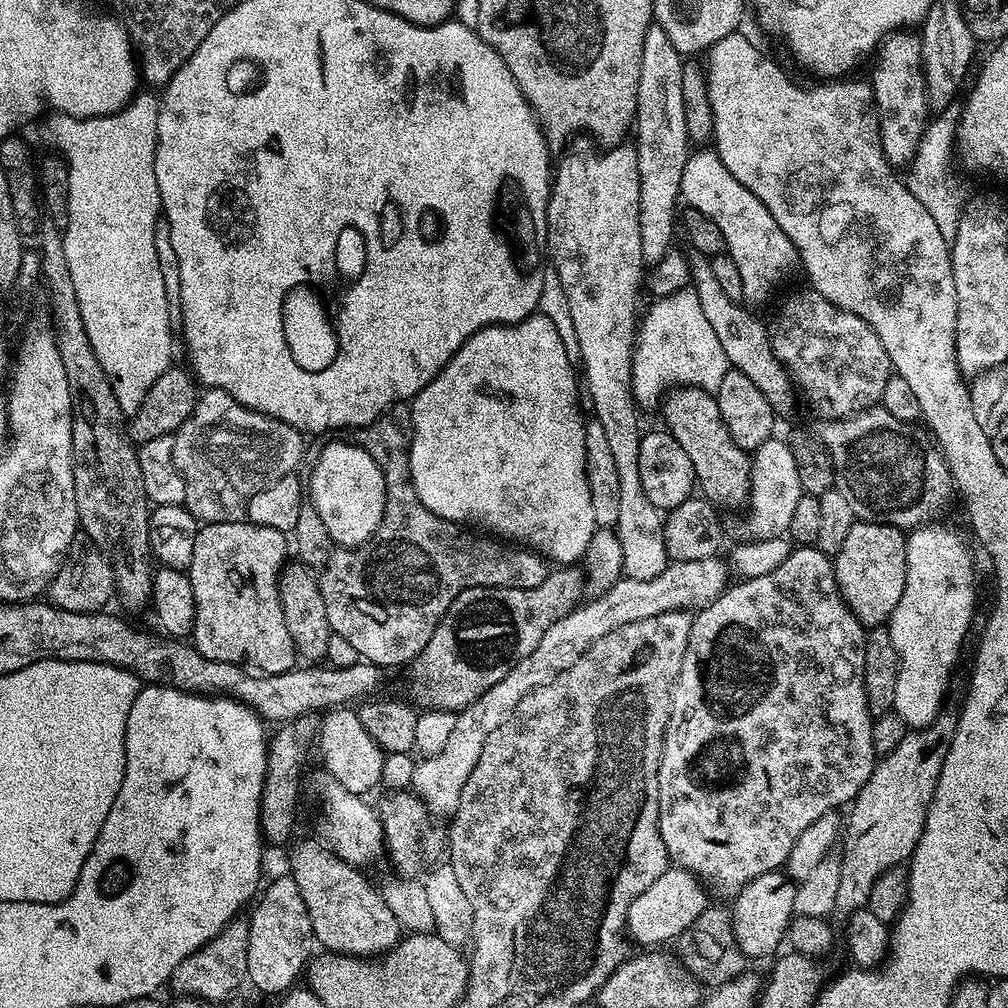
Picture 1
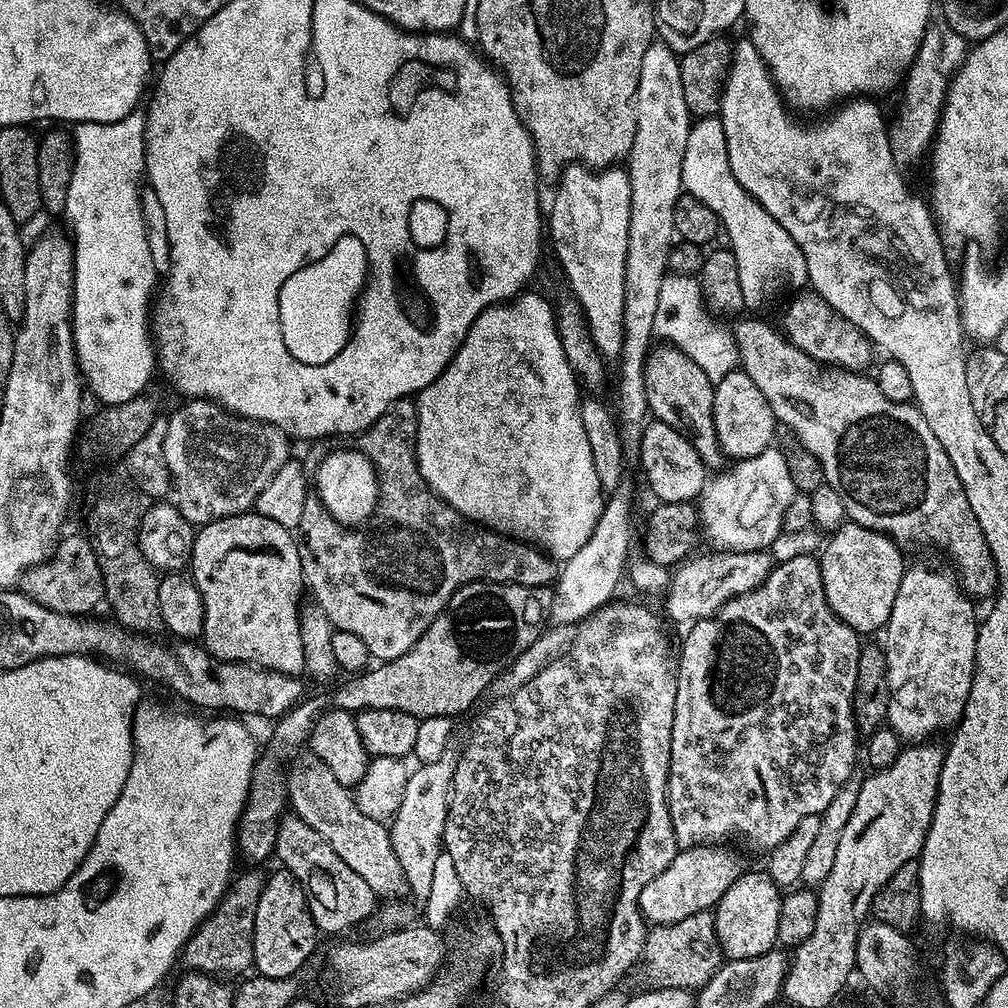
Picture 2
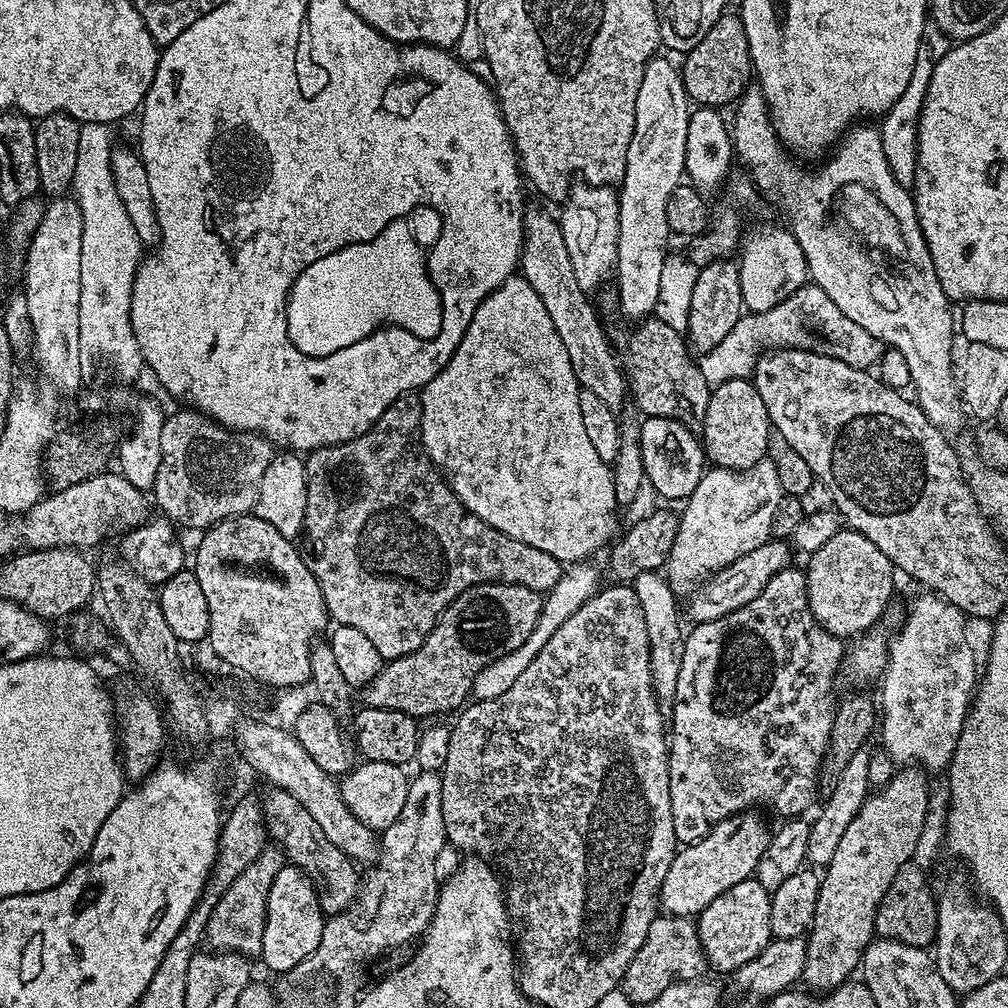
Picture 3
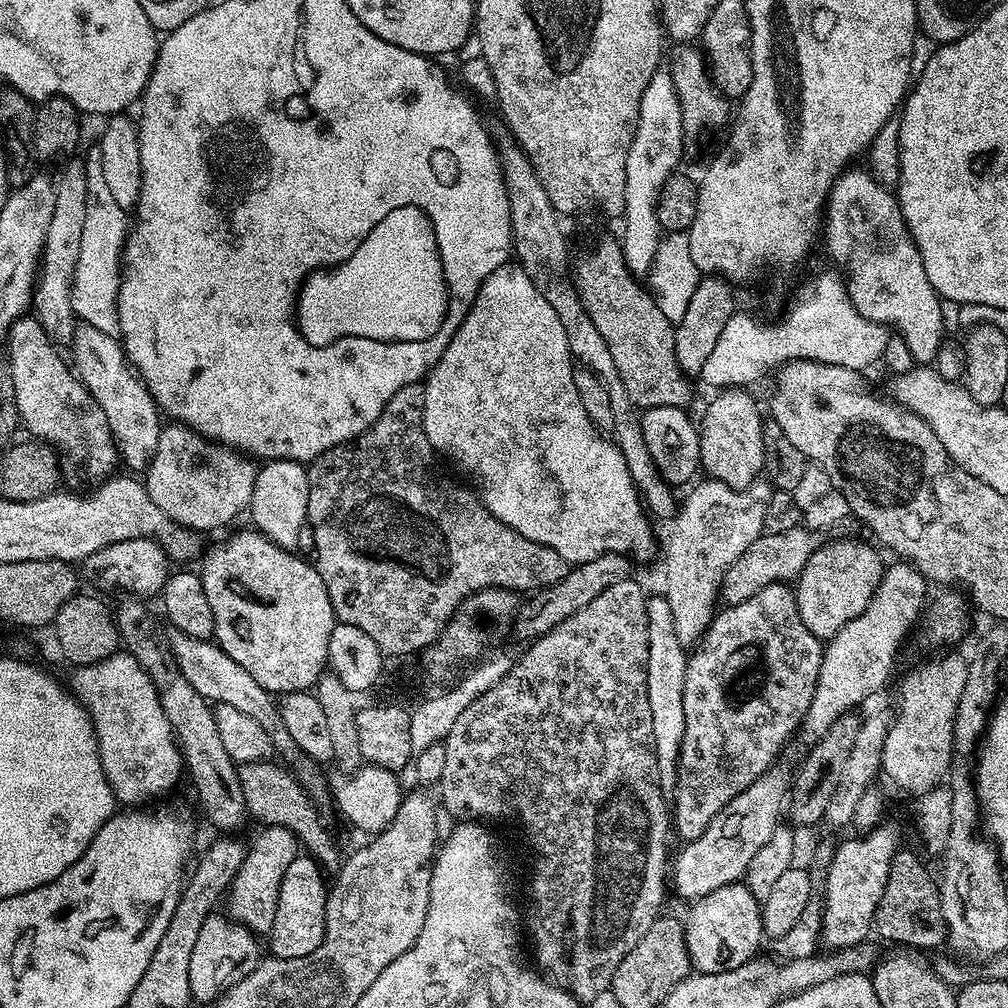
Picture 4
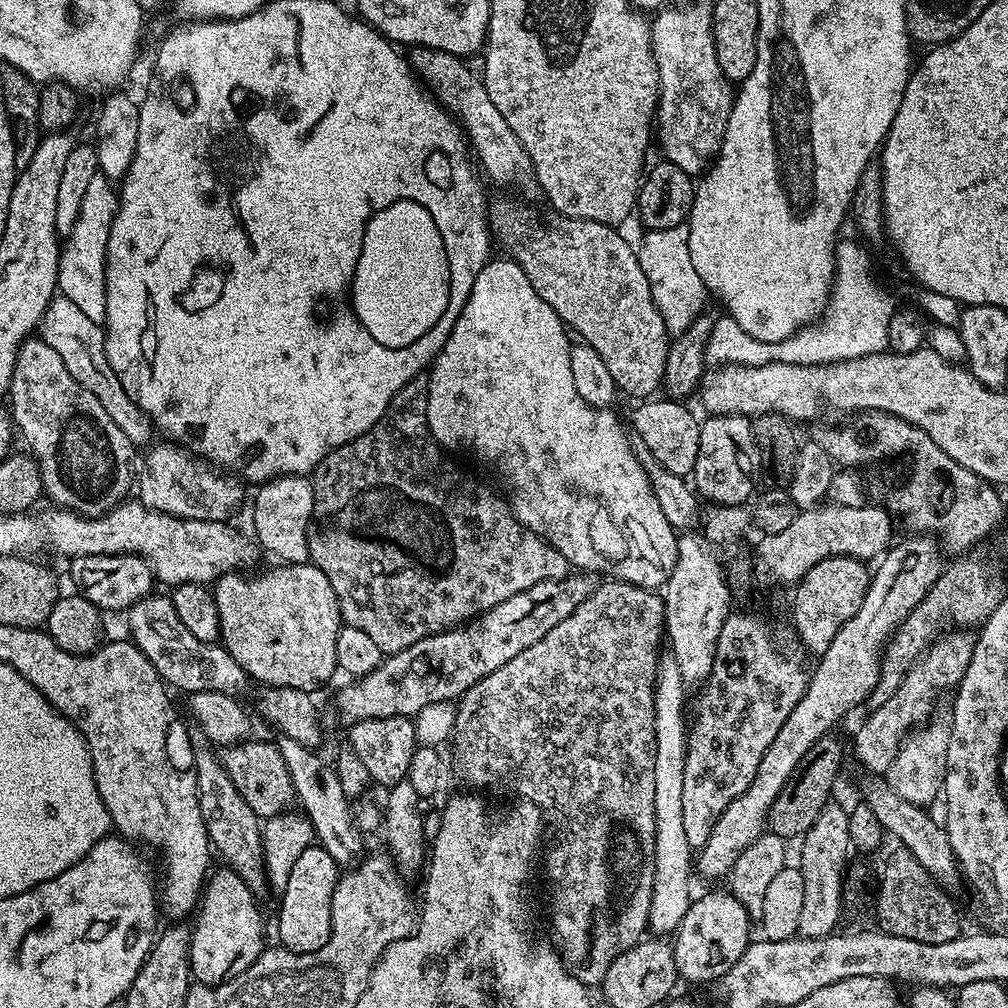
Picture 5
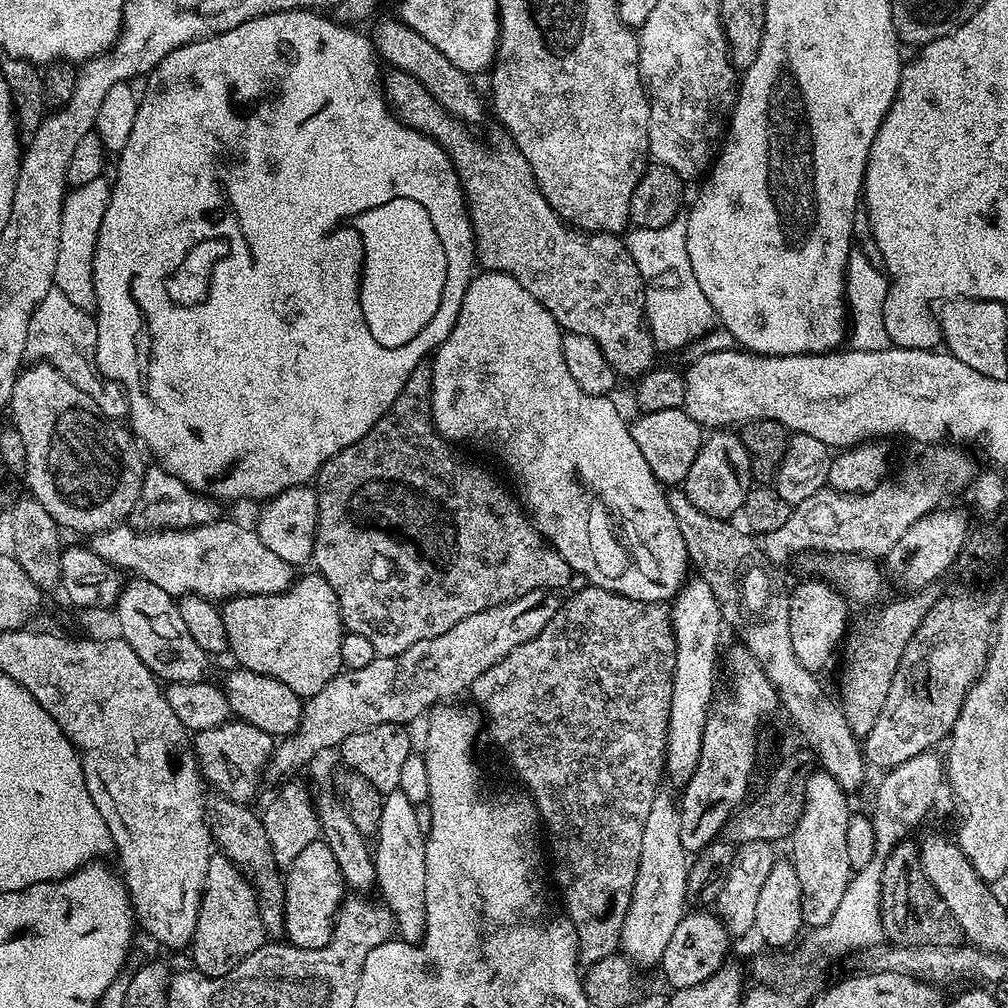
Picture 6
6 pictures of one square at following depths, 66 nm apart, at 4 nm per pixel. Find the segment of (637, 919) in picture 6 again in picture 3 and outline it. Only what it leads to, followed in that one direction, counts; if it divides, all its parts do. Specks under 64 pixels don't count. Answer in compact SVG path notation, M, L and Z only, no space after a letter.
M659 571L638 574L634 581L636 597L642 606L642 616L646 618L646 632L650 646L650 670L652 671L652 689L661 702L671 702L676 698L678 686L678 670L682 670L682 654L684 653L685 629L680 629L682 612L676 609L678 598Z

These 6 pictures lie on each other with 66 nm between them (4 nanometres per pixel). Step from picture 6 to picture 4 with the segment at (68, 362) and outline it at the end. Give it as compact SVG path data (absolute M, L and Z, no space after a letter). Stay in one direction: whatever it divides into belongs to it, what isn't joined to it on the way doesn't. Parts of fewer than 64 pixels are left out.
M77 323L70 347L71 367L80 381L88 387L98 406L102 406L102 414L106 414L108 419L123 467L125 464L126 467L133 468L128 469L133 473L143 473L154 458L154 450L158 450L158 438L162 427L160 405L150 394L144 381L126 363L121 341L115 335L94 330L94 326L89 324Z

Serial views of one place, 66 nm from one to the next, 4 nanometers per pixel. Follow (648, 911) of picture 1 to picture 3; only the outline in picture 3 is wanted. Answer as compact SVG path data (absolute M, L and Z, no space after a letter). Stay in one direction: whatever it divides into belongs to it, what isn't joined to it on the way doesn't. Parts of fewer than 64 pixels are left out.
M745 810L716 823L702 839L681 847L660 887L658 900L661 909L673 916L699 915L714 898L755 875L771 833L756 810Z

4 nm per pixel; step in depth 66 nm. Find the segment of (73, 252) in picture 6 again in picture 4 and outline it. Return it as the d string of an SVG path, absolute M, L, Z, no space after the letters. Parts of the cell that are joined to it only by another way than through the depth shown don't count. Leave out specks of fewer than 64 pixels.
M96 154L87 157L86 167L86 223L82 226L82 247L78 249L78 260L72 275L72 310L79 323L89 324L94 326L94 330L112 334L120 326L116 303L120 289L124 241L128 238L130 220L125 210L114 202L113 195L102 178L102 166Z

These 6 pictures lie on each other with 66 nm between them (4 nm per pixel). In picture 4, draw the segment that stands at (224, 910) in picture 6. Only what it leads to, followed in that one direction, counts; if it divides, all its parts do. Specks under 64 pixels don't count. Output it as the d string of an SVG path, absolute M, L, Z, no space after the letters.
M213 914L202 922L202 930L190 957L190 990L193 1001L201 1000L204 1006L211 1005L222 993L230 990L246 974L260 965L262 953L257 933L251 928L233 922L227 915Z

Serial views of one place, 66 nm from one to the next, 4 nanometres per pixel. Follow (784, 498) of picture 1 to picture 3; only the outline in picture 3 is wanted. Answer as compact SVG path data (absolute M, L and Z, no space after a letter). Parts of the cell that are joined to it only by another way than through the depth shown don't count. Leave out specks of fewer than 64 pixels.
M770 459L759 460L743 472L715 466L707 469L683 505L678 534L665 561L664 577L672 593L677 598L691 597L710 573L771 539L774 513L784 495L781 478Z

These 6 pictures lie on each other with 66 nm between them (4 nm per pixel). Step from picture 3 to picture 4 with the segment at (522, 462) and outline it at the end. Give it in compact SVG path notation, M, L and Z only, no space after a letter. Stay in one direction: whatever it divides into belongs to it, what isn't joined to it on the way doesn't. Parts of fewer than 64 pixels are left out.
M509 262L502 265L498 270L494 270L494 274L490 274L490 278L486 278L486 282L482 282L454 338L448 340L442 358L438 358L436 365L429 371L423 386L426 394L424 407L426 438L430 438L432 447L441 457L453 456L460 463L461 470L472 475L471 483L475 491L486 506L486 510L494 514L494 518L498 518L503 524L522 534L522 538L530 538L530 542L538 542L554 550L572 566L590 562L604 552L622 552L637 561L648 560L655 554L656 540L652 537L652 528L648 525L649 517L640 499L640 493L632 484L630 470L626 468L626 458L622 458L622 454L611 439L603 440L600 437L603 435L594 427L586 410L582 410L582 402L574 386L574 361L570 346L566 342L566 326L562 326L558 314L554 314L554 306L550 306L550 302L542 298L538 286L534 286L534 282L525 274L519 263Z

